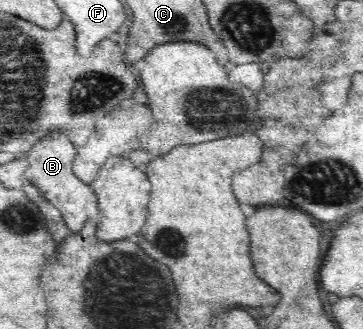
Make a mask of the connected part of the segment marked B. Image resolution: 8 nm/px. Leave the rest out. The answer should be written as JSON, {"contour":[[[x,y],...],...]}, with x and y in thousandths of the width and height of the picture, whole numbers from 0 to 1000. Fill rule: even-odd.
{"contour":[[[138,401],[118,413],[77,462],[77,511],[69,523],[72,547],[96,559],[124,599],[171,647],[179,678],[198,708],[226,699],[242,669],[267,669],[273,657],[273,614],[259,574],[226,553],[201,520],[201,495],[212,471],[212,444],[182,407]]]}

